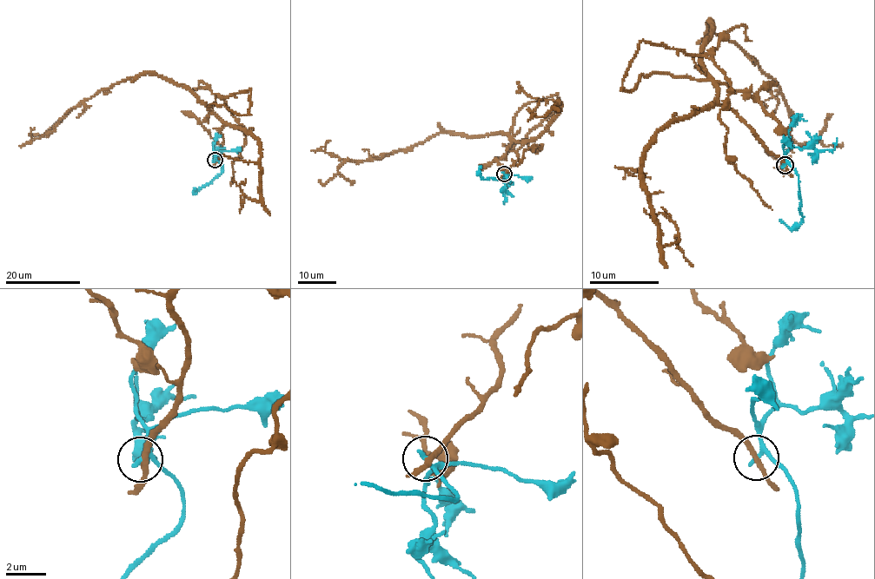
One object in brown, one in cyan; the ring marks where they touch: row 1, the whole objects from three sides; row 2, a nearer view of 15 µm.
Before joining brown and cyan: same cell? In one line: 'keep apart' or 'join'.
keep apart

